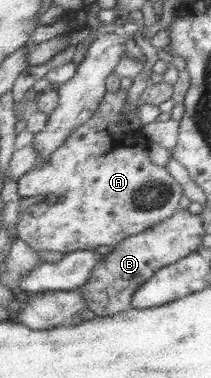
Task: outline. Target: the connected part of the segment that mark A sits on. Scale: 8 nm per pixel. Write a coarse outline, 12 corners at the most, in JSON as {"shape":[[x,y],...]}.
{"shape":[[129,90],[18,181],[20,239],[58,257],[114,246],[185,190],[124,129]]}

